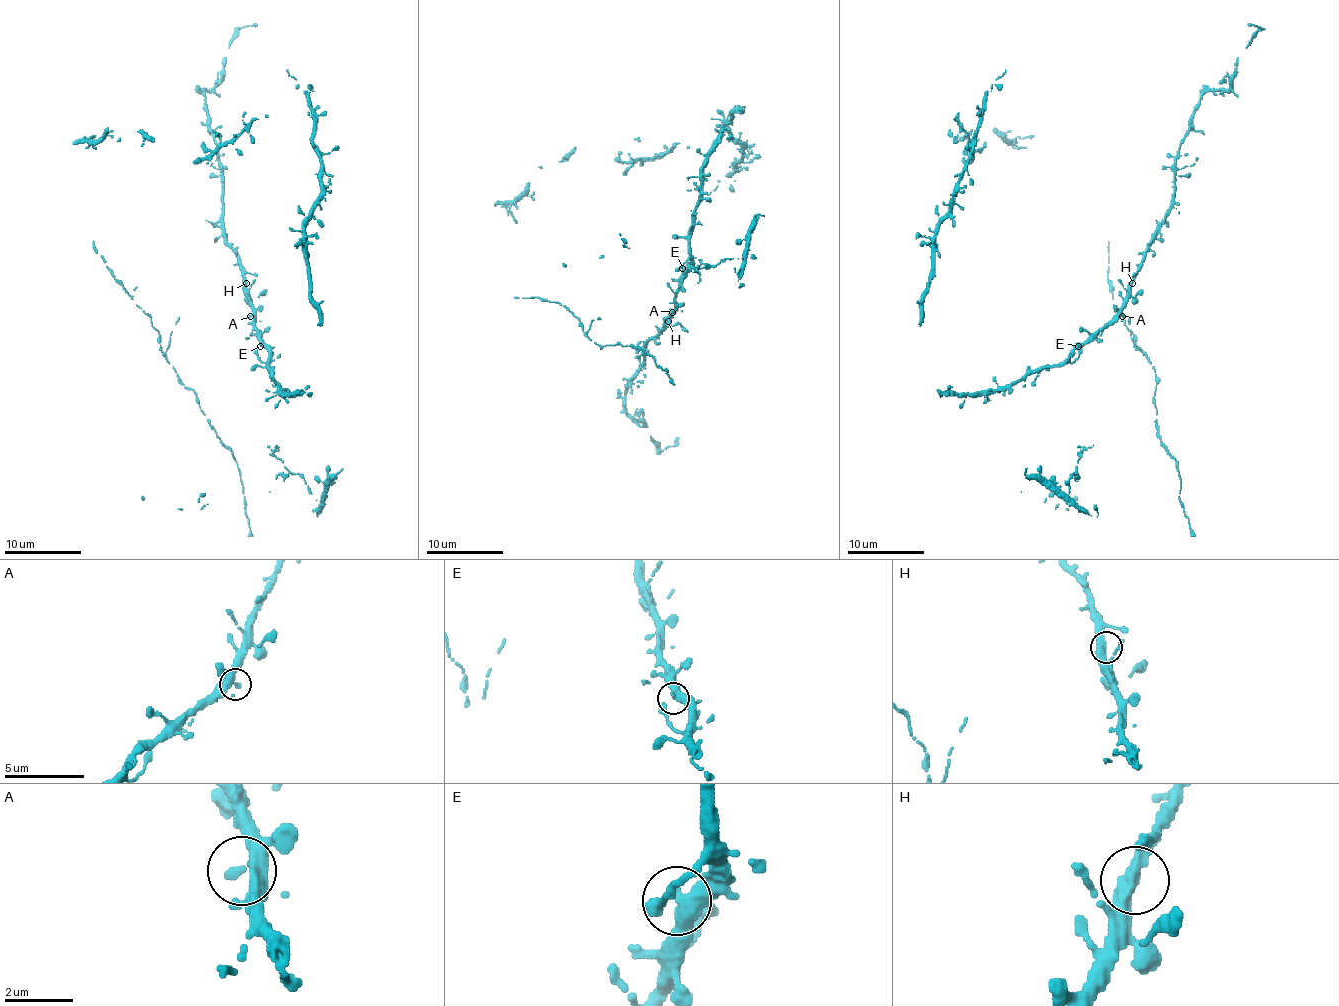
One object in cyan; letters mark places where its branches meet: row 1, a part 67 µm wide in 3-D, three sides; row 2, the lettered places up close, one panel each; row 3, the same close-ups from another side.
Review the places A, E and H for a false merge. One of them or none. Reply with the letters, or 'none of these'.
none of these

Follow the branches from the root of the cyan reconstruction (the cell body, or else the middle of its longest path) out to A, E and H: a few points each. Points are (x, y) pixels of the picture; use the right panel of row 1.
A: (947, 393), (1005, 391), (1026, 375), (1057, 366), (1074, 348), (1090, 343), (1122, 316)
E: (947, 393), (1005, 391), (1026, 375), (1057, 366), (1078, 346)
H: (947, 393), (1005, 391), (1026, 375), (1057, 366), (1118, 312), (1132, 283)

